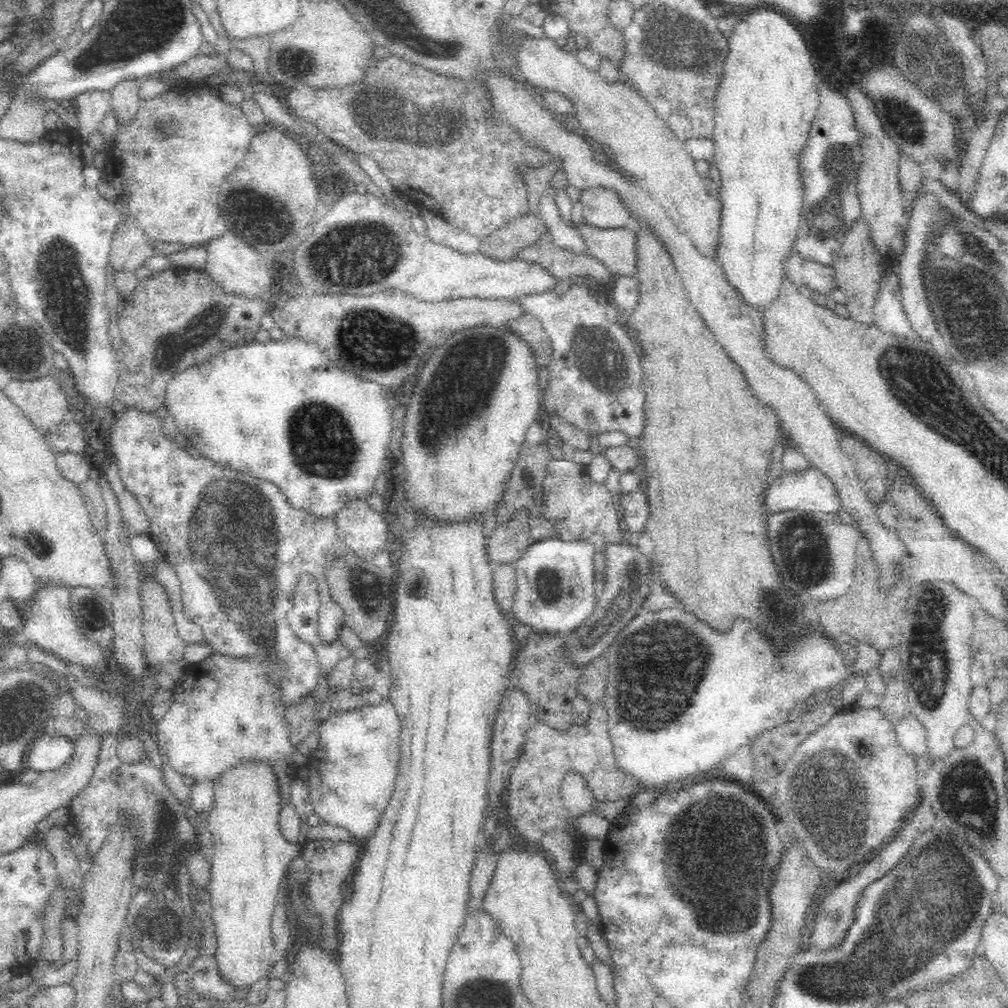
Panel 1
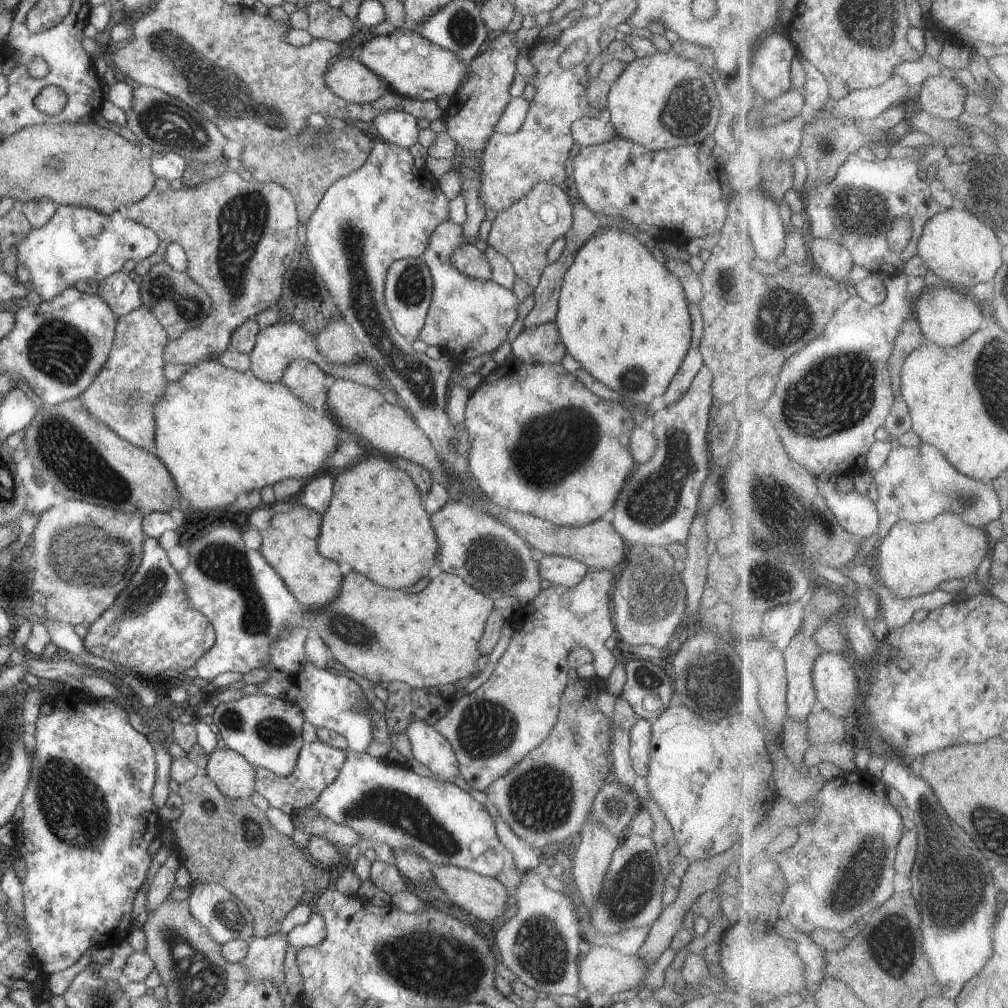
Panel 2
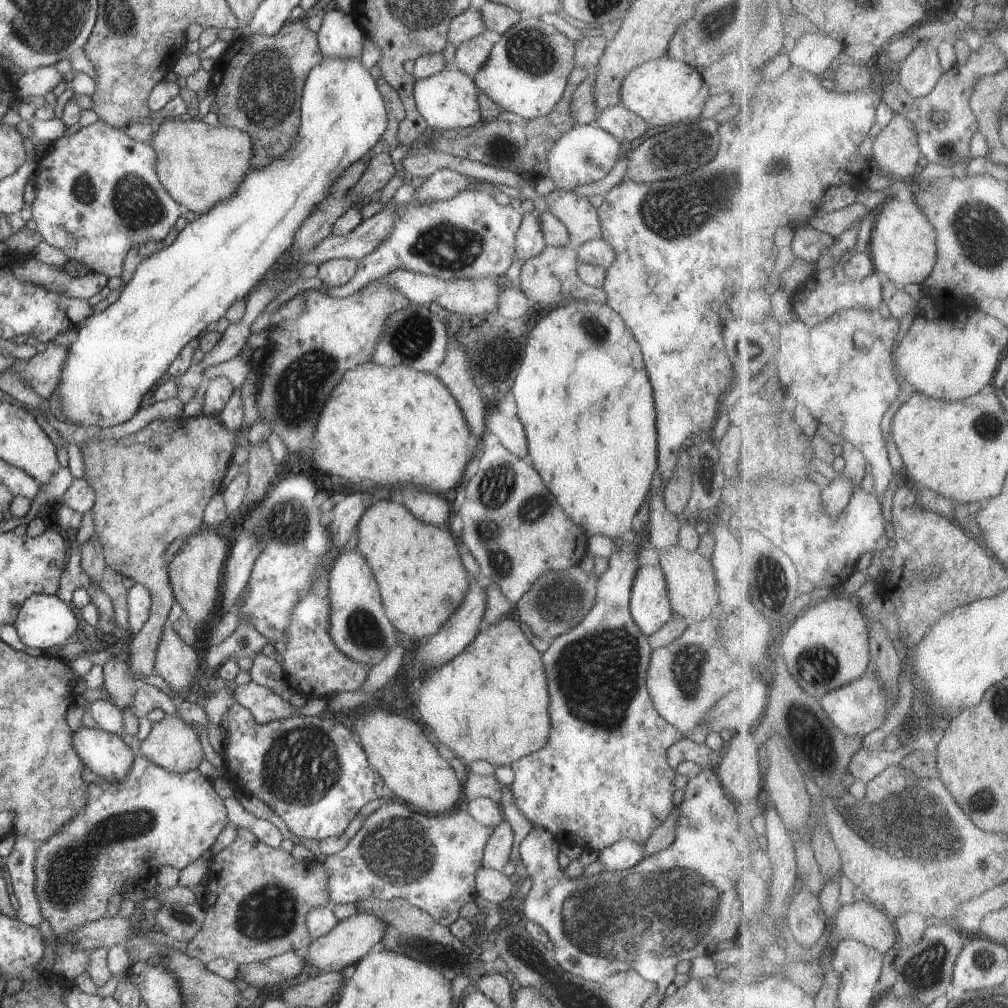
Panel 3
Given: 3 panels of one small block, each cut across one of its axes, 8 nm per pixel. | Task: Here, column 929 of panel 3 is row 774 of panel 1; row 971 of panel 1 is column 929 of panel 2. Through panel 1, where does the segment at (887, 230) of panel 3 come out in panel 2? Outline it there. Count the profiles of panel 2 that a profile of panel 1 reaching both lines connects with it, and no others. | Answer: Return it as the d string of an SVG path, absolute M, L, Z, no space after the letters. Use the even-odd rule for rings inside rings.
M966 208L960 211L947 209L927 223L919 243L919 255L944 285L970 288L995 281L1004 266L1004 248L997 231L976 214Z

